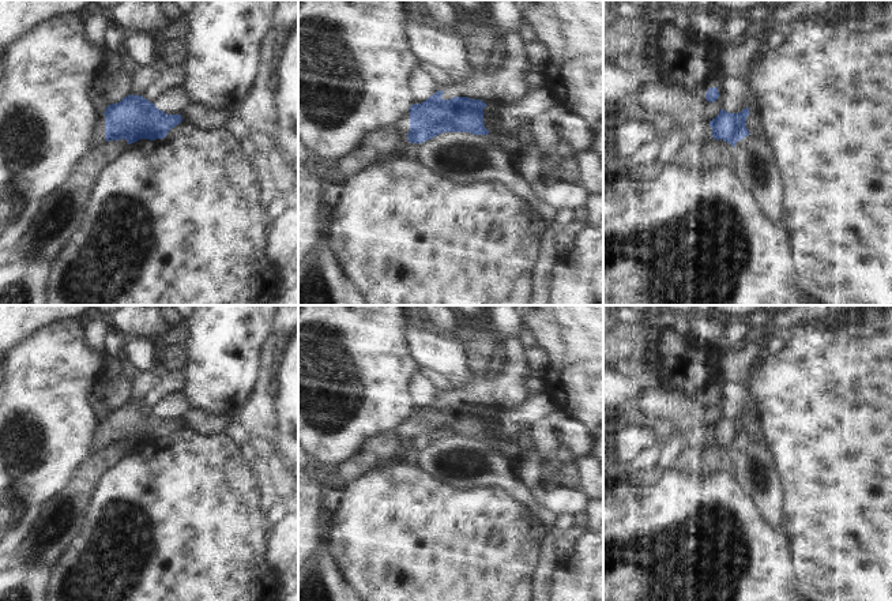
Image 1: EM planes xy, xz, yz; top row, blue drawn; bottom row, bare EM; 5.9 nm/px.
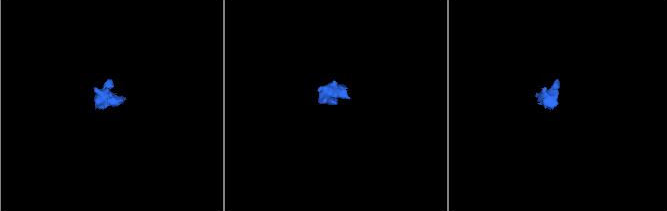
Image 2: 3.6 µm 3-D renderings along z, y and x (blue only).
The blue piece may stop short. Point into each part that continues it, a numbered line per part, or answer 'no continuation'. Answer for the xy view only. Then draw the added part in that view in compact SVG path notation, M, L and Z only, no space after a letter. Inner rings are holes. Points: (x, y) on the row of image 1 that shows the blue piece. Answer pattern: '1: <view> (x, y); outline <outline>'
1: xy (98, 135); outline M105 114L99 116L93 132L93 147L106 142L105 139Z

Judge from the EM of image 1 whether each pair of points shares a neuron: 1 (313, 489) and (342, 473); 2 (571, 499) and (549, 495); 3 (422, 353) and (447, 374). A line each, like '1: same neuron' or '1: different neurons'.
1: different neurons
2: same neuron
3: same neuron

